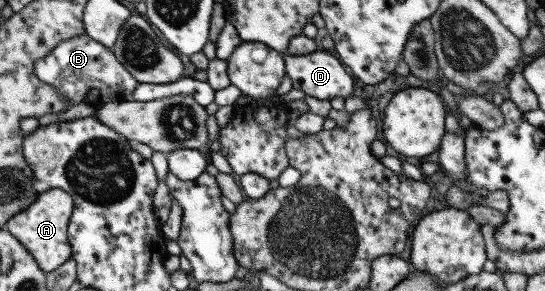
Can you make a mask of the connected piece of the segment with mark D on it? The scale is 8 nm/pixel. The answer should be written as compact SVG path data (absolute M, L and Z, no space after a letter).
M324 50L300 56L284 55L284 64L285 75L292 82L292 89L300 90L307 96L328 102L332 98L342 98L346 101L349 97L353 97L354 77L338 59Z

